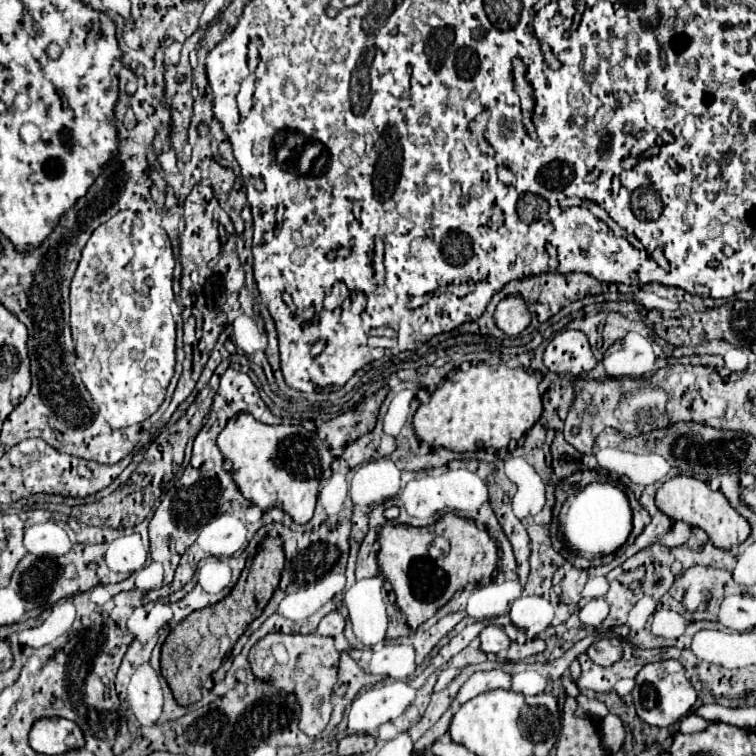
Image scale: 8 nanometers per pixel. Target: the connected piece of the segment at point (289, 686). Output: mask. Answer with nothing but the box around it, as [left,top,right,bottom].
[250,633,340,737]

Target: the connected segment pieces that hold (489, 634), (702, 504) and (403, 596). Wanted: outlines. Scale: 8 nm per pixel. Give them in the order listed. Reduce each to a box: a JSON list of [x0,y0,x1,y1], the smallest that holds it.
[[480,625,510,653],[656,475,750,549],[378,513,498,629]]

